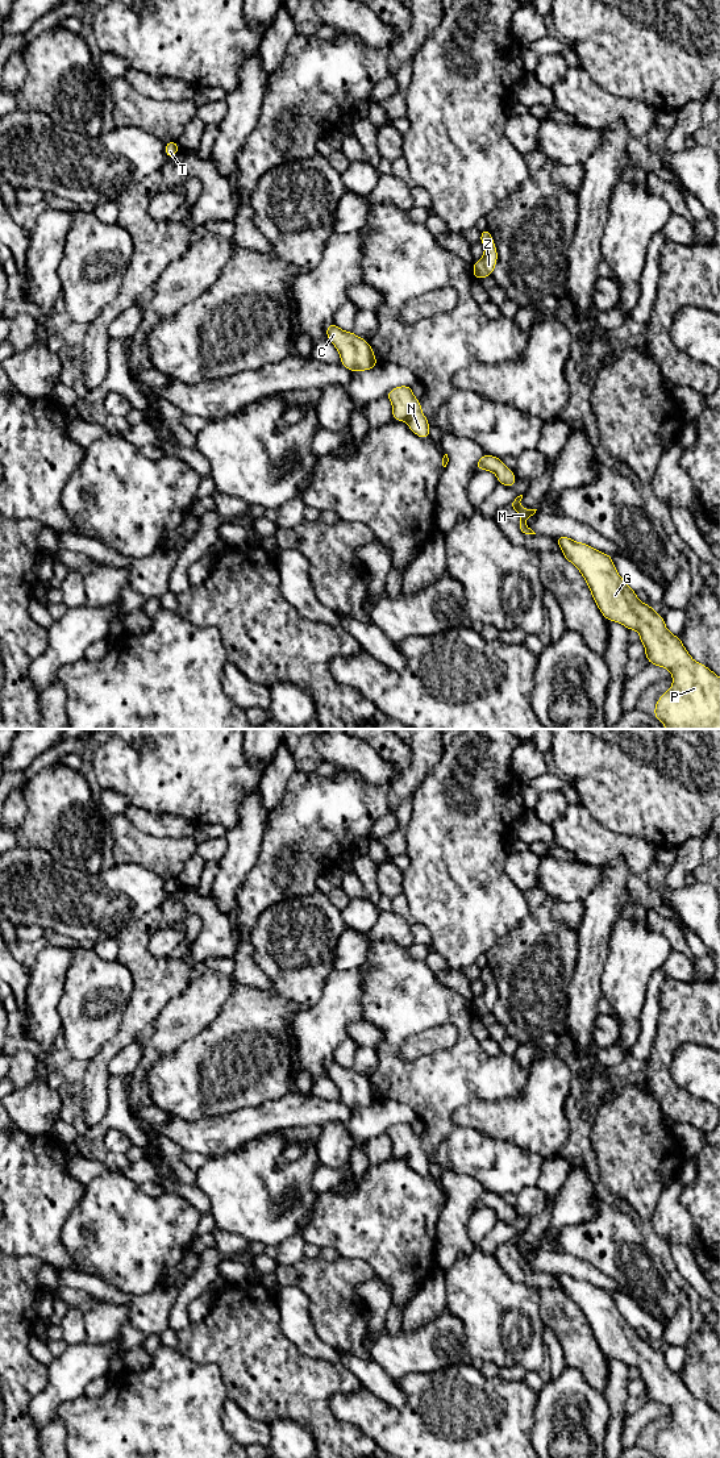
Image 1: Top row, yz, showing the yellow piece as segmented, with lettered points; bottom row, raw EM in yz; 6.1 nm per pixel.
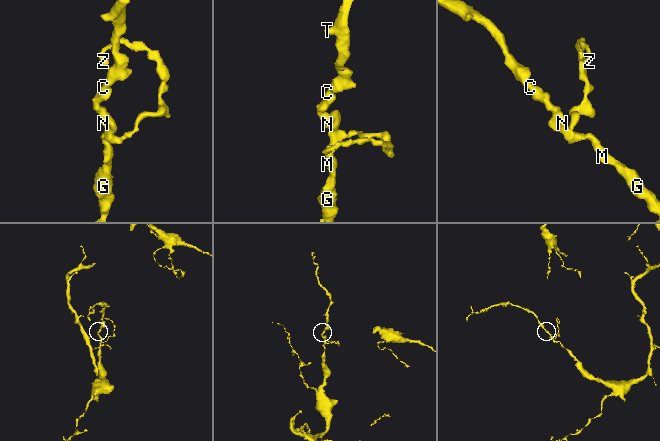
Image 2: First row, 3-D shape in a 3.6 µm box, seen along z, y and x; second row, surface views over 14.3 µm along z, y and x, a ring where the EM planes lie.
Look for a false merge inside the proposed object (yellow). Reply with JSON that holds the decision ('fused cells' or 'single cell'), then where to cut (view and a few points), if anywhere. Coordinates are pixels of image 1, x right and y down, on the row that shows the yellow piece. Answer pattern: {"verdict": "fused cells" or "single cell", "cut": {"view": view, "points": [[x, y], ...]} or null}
{"verdict": "single cell", "cut": null}

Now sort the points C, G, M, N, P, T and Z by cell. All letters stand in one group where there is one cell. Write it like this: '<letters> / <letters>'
C G M N P T Z

